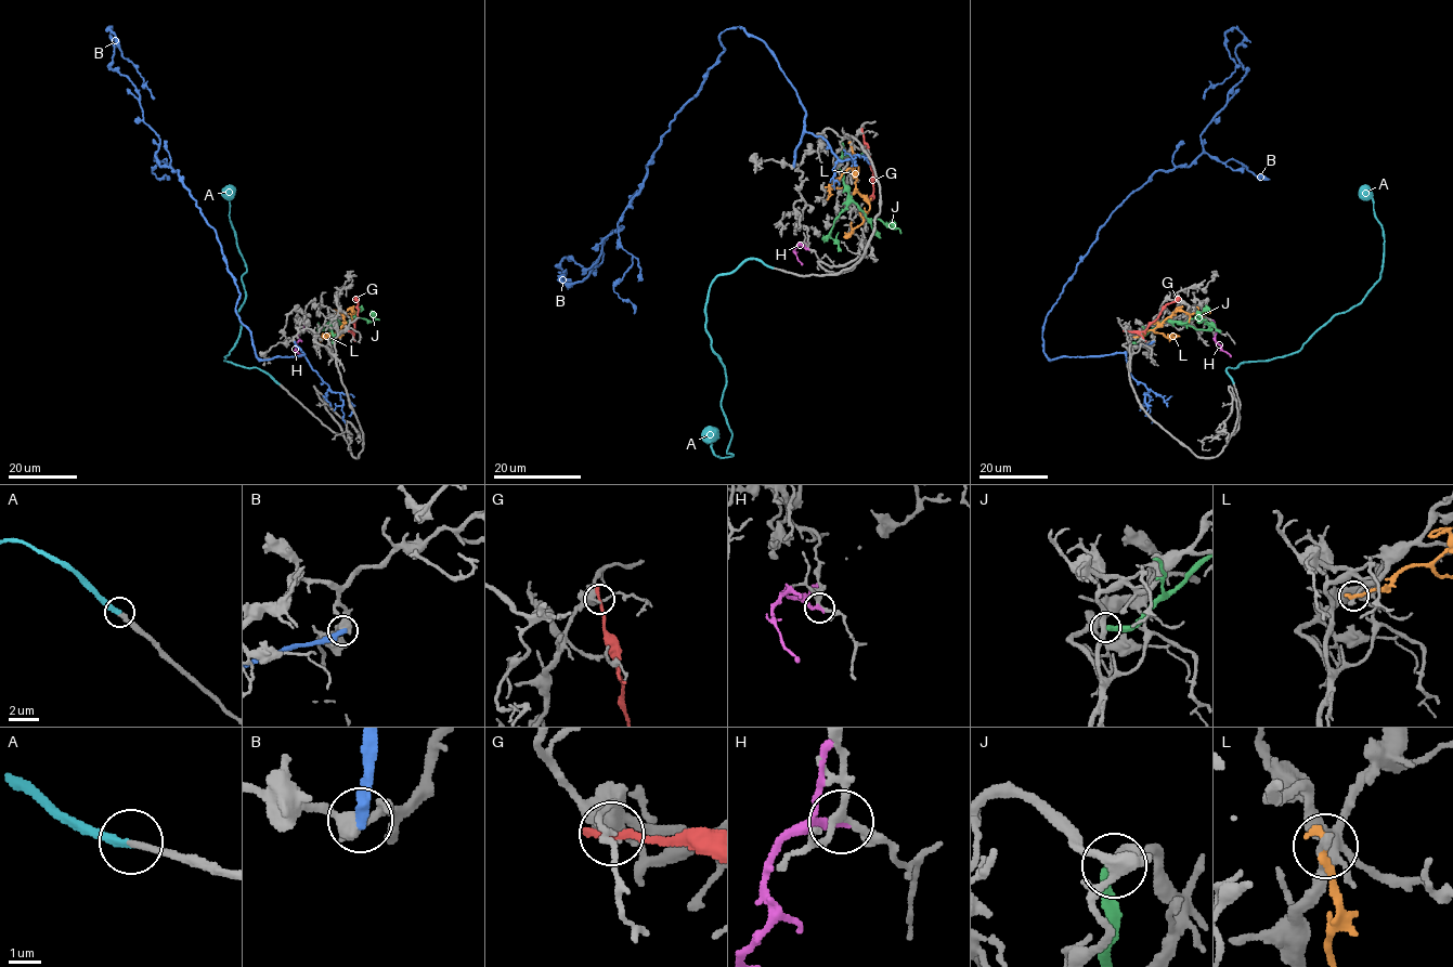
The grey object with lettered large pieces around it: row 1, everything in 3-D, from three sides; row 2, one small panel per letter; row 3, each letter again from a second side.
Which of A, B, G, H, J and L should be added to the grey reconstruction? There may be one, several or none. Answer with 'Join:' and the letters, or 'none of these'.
Join: A

